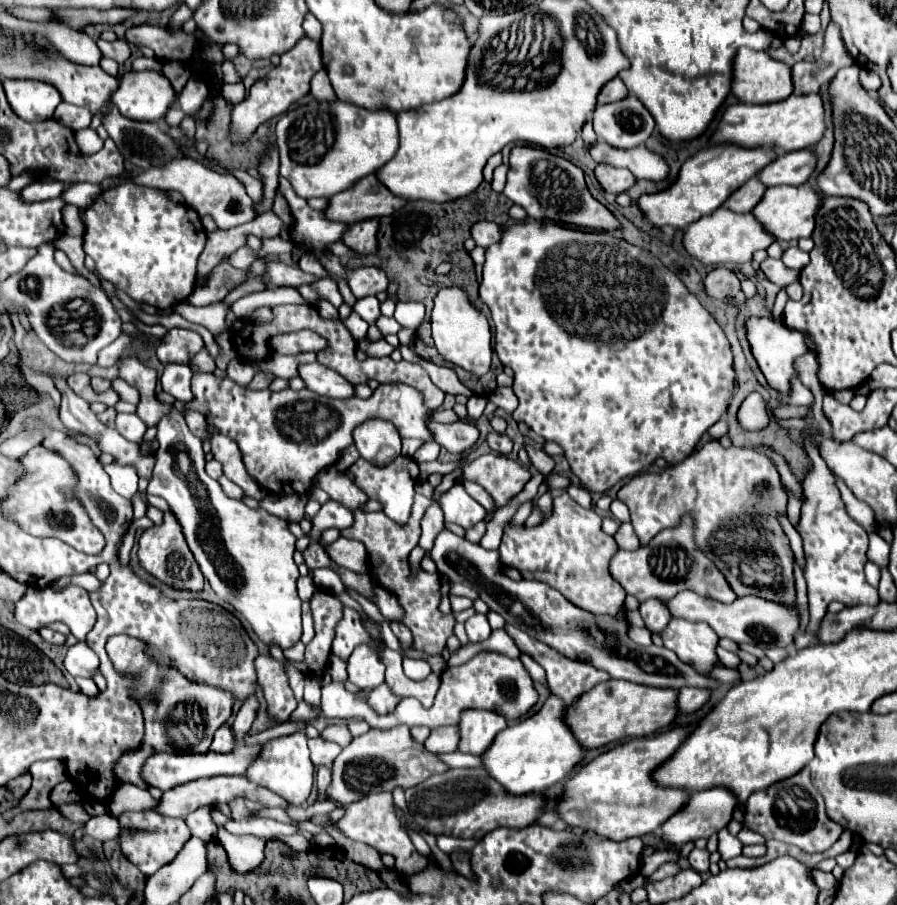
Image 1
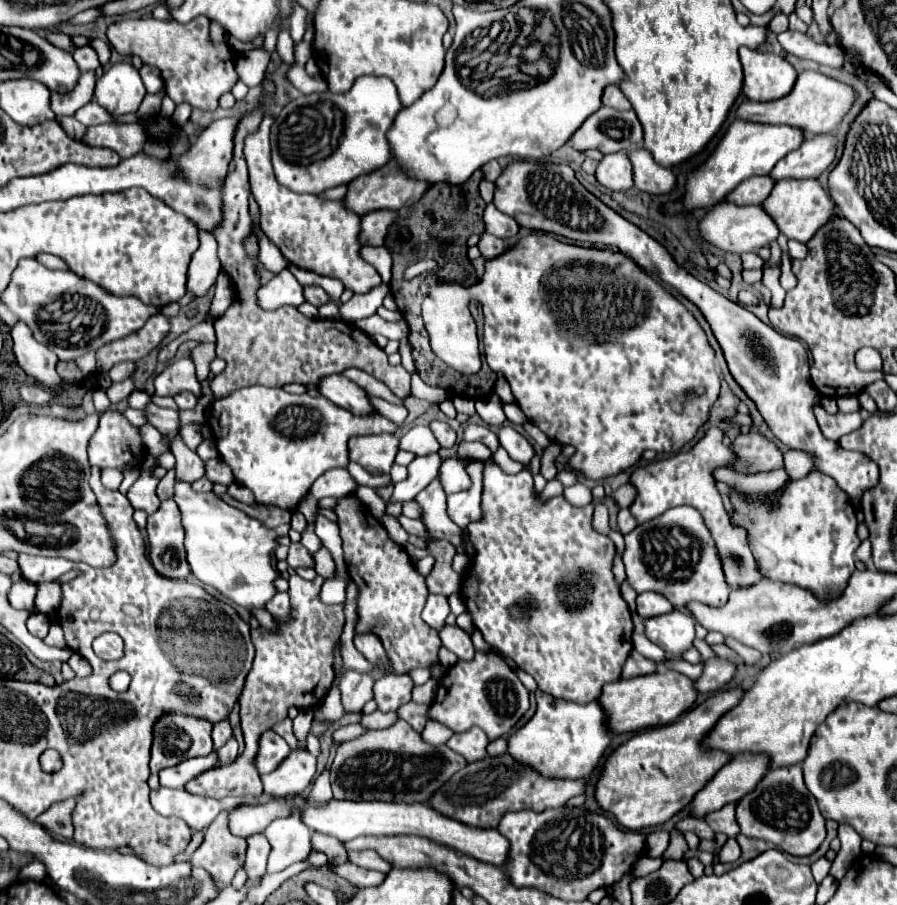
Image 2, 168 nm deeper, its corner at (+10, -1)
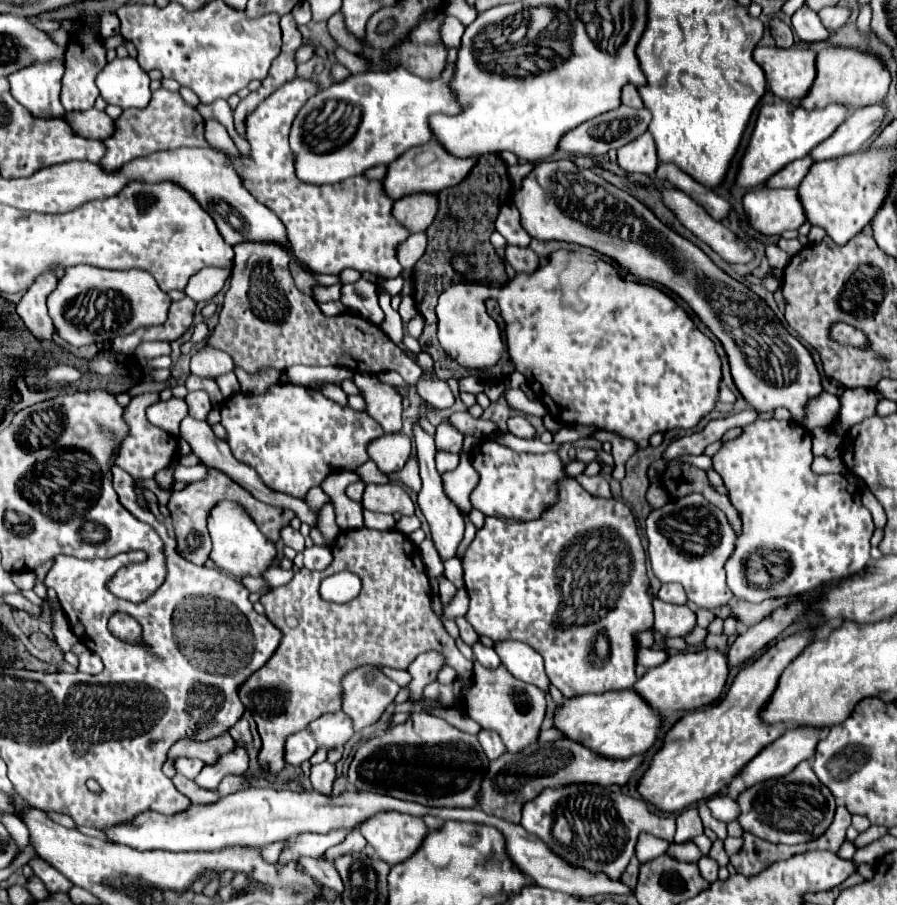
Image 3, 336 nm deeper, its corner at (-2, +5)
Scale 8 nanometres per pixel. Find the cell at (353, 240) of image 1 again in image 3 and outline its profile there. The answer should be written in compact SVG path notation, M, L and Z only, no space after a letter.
M412 193L394 203L394 217L402 221L412 233L424 231L432 225L438 213L438 193Z

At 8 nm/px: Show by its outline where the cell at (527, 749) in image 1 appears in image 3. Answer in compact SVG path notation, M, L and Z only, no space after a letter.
M630 687L566 701L564 707L558 707L554 713L554 727L564 731L568 739L580 741L602 757L626 759L638 753L646 753L656 743L658 729L662 727L662 715L650 707L636 689Z

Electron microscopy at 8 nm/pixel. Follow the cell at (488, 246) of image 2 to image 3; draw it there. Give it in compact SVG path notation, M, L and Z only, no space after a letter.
M514 245L506 247L506 261L518 273L534 273L540 265L540 259L532 249L522 249L522 247L514 247Z

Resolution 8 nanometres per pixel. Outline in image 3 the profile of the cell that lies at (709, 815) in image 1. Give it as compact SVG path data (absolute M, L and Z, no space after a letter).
M794 727L786 731L782 739L776 739L764 747L764 751L742 769L740 777L744 779L746 787L750 787L766 779L788 775L798 763L814 757L820 737L822 729Z

